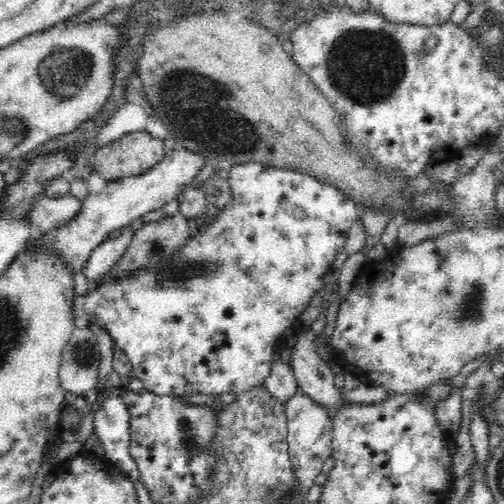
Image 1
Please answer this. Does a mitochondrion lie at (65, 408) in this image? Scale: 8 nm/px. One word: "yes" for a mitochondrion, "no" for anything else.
no

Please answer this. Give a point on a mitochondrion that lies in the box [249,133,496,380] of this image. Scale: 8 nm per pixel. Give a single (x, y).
(470, 309)

